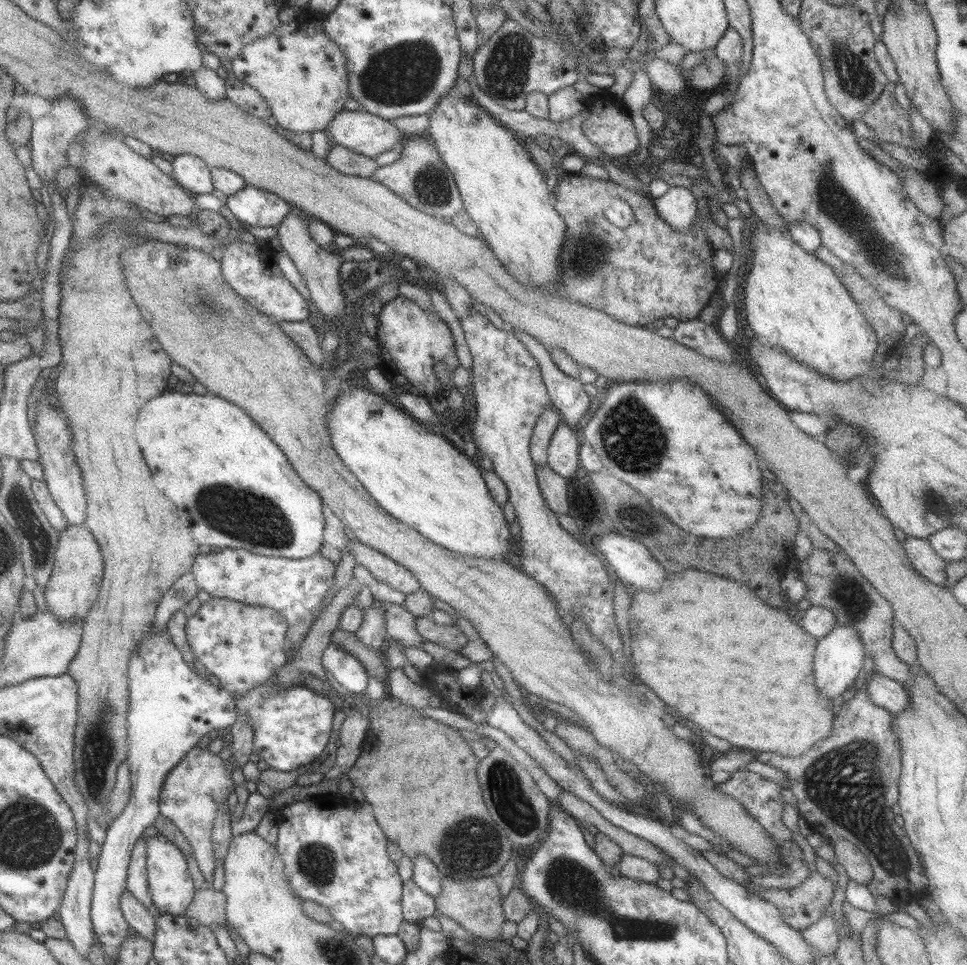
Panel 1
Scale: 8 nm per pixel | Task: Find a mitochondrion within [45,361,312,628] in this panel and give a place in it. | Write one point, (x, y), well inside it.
(250, 518)

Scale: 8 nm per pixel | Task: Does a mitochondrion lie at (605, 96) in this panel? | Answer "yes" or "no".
no

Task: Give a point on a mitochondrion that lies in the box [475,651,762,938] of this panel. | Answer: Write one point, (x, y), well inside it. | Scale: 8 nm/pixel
(514, 808)

